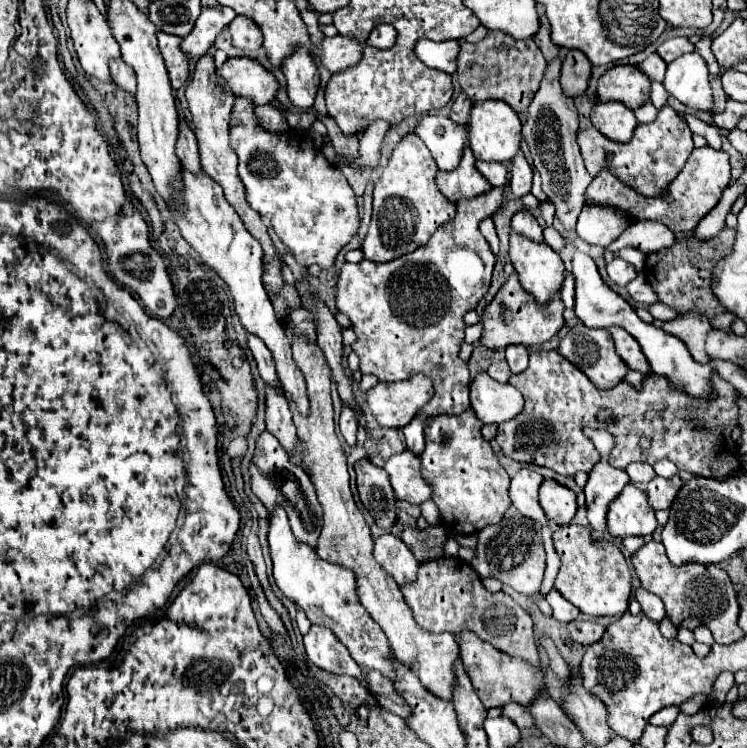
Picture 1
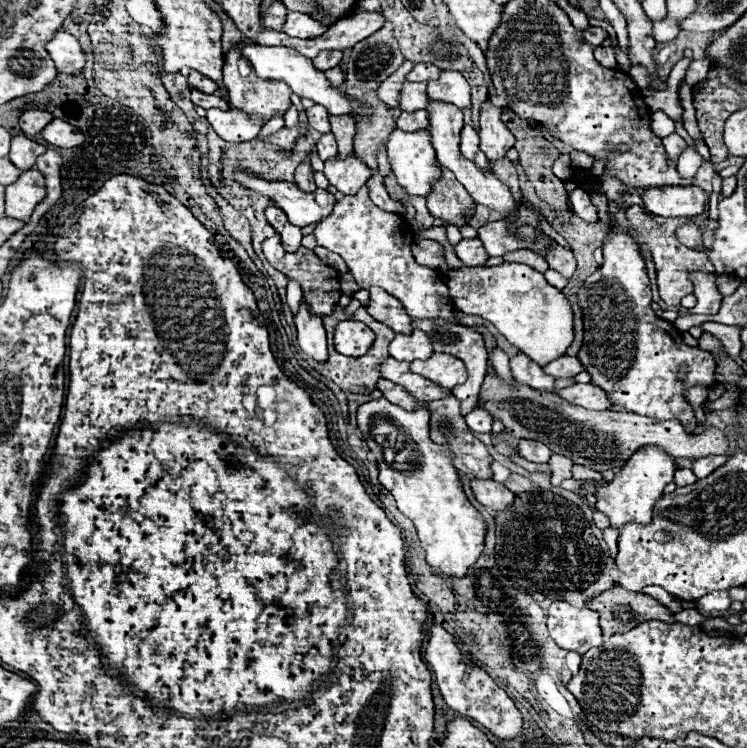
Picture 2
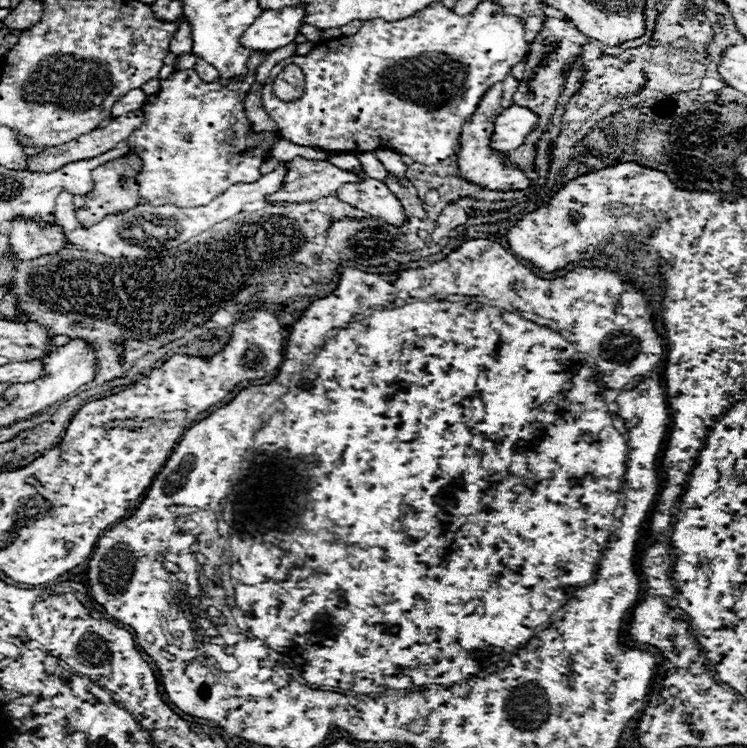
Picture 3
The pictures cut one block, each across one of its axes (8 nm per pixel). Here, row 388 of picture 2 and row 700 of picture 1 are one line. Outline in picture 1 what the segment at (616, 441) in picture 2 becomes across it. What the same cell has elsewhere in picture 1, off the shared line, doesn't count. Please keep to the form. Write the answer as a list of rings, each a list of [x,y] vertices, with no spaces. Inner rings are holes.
[[[470,632],[458,634],[456,640],[460,642],[460,658],[464,662],[466,674],[470,676],[472,686],[478,692],[478,696],[486,708],[504,706],[508,702],[516,702],[520,706],[530,706],[530,702],[540,692],[546,690],[544,672],[540,668],[524,662],[522,658],[512,658],[512,656],[496,650],[494,646],[482,642],[476,634],[470,634]]]

